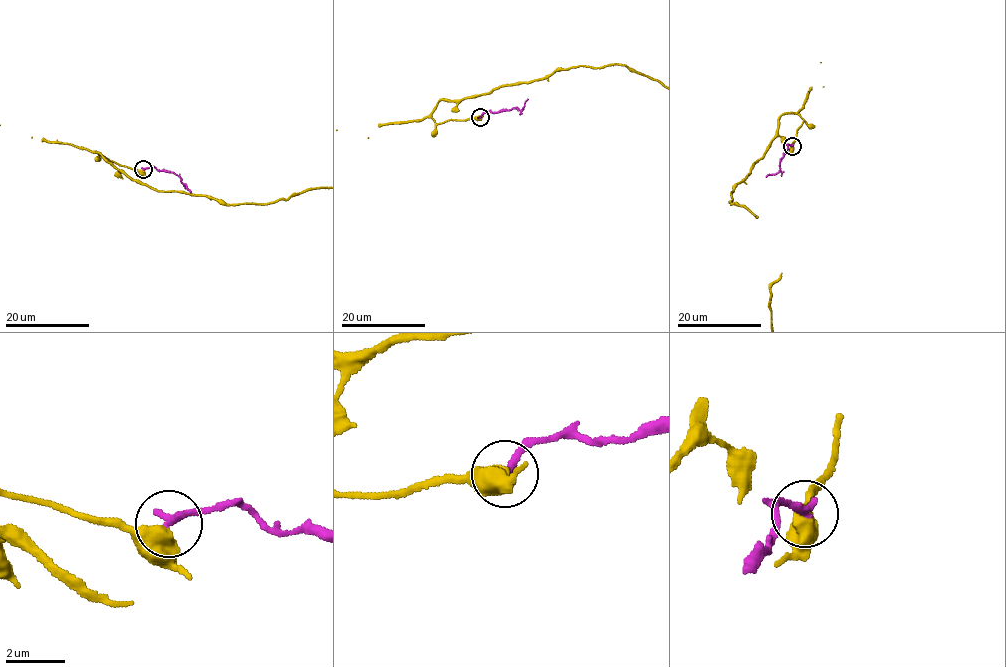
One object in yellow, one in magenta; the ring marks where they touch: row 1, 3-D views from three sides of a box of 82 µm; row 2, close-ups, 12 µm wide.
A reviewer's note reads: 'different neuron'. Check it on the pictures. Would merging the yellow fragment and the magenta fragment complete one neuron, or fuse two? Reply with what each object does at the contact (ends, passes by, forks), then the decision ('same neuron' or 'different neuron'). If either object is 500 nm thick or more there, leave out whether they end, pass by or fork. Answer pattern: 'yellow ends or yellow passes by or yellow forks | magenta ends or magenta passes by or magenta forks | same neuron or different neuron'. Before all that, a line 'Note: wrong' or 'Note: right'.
Note: right
different neuron

